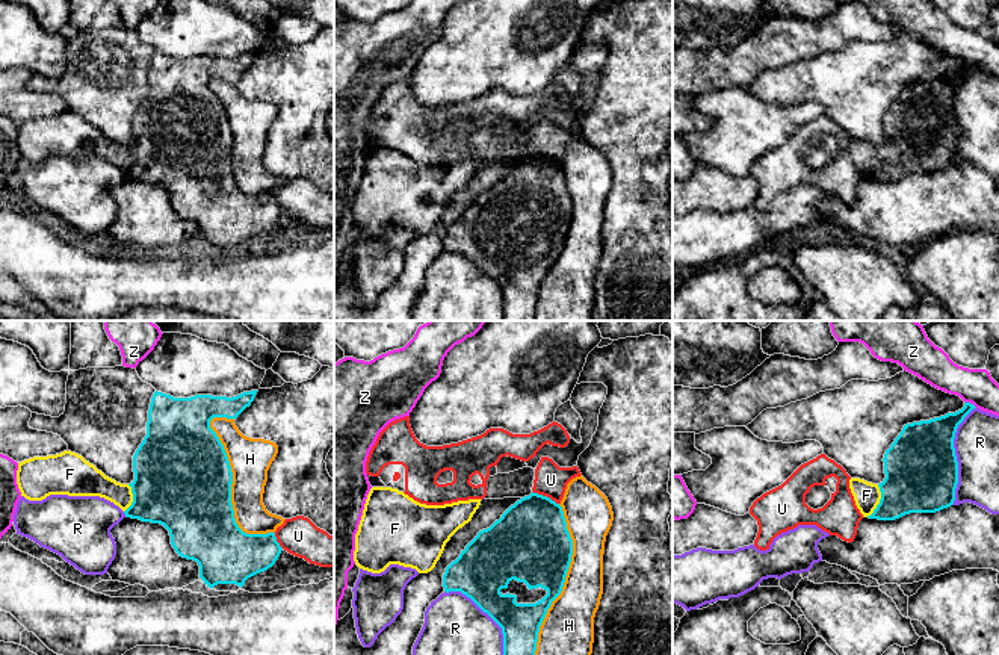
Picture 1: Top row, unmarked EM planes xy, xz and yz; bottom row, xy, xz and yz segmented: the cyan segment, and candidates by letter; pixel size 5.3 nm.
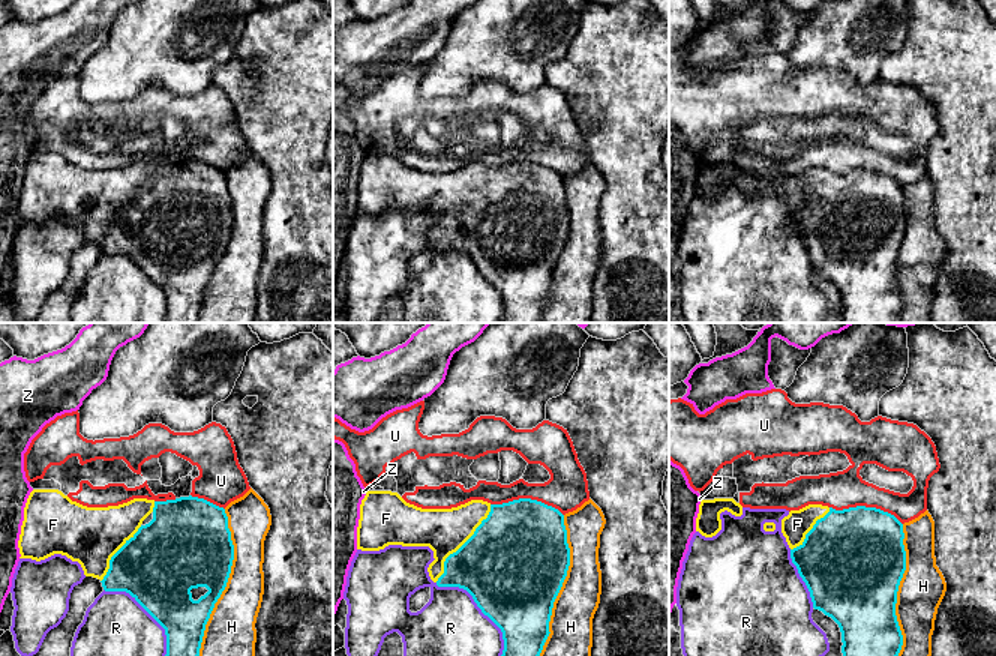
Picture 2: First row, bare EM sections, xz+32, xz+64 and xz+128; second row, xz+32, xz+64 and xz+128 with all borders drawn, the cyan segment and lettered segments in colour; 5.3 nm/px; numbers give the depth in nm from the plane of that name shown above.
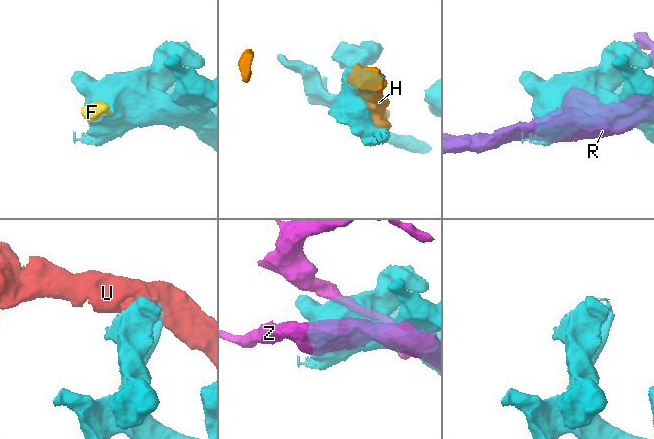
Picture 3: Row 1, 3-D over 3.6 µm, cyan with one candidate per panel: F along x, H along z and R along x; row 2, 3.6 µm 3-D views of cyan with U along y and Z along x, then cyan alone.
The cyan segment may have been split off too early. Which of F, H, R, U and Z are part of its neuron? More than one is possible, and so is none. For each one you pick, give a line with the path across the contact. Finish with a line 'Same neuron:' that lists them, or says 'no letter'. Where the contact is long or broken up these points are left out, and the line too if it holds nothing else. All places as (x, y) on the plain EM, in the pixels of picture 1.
F: way yz (919, 136), (893, 159), (880, 162), (866, 156)
Same neuron: F

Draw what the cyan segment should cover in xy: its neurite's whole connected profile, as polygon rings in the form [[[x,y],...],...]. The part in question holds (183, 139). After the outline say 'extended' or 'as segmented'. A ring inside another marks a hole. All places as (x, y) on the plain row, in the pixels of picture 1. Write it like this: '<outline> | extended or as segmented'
[[[156,51],[148,71],[147,97],[133,116],[135,141],[130,145],[116,144],[82,116],[63,112],[18,124],[17,145],[21,157],[29,162],[42,162],[50,156],[104,159],[118,166],[125,178],[163,186],[175,213],[198,224],[203,245],[216,253],[237,253],[248,239],[272,228],[283,209],[275,194],[246,195],[236,185],[231,165],[233,133],[210,82],[236,80],[251,67],[257,53],[233,59],[174,59]]] | extended

